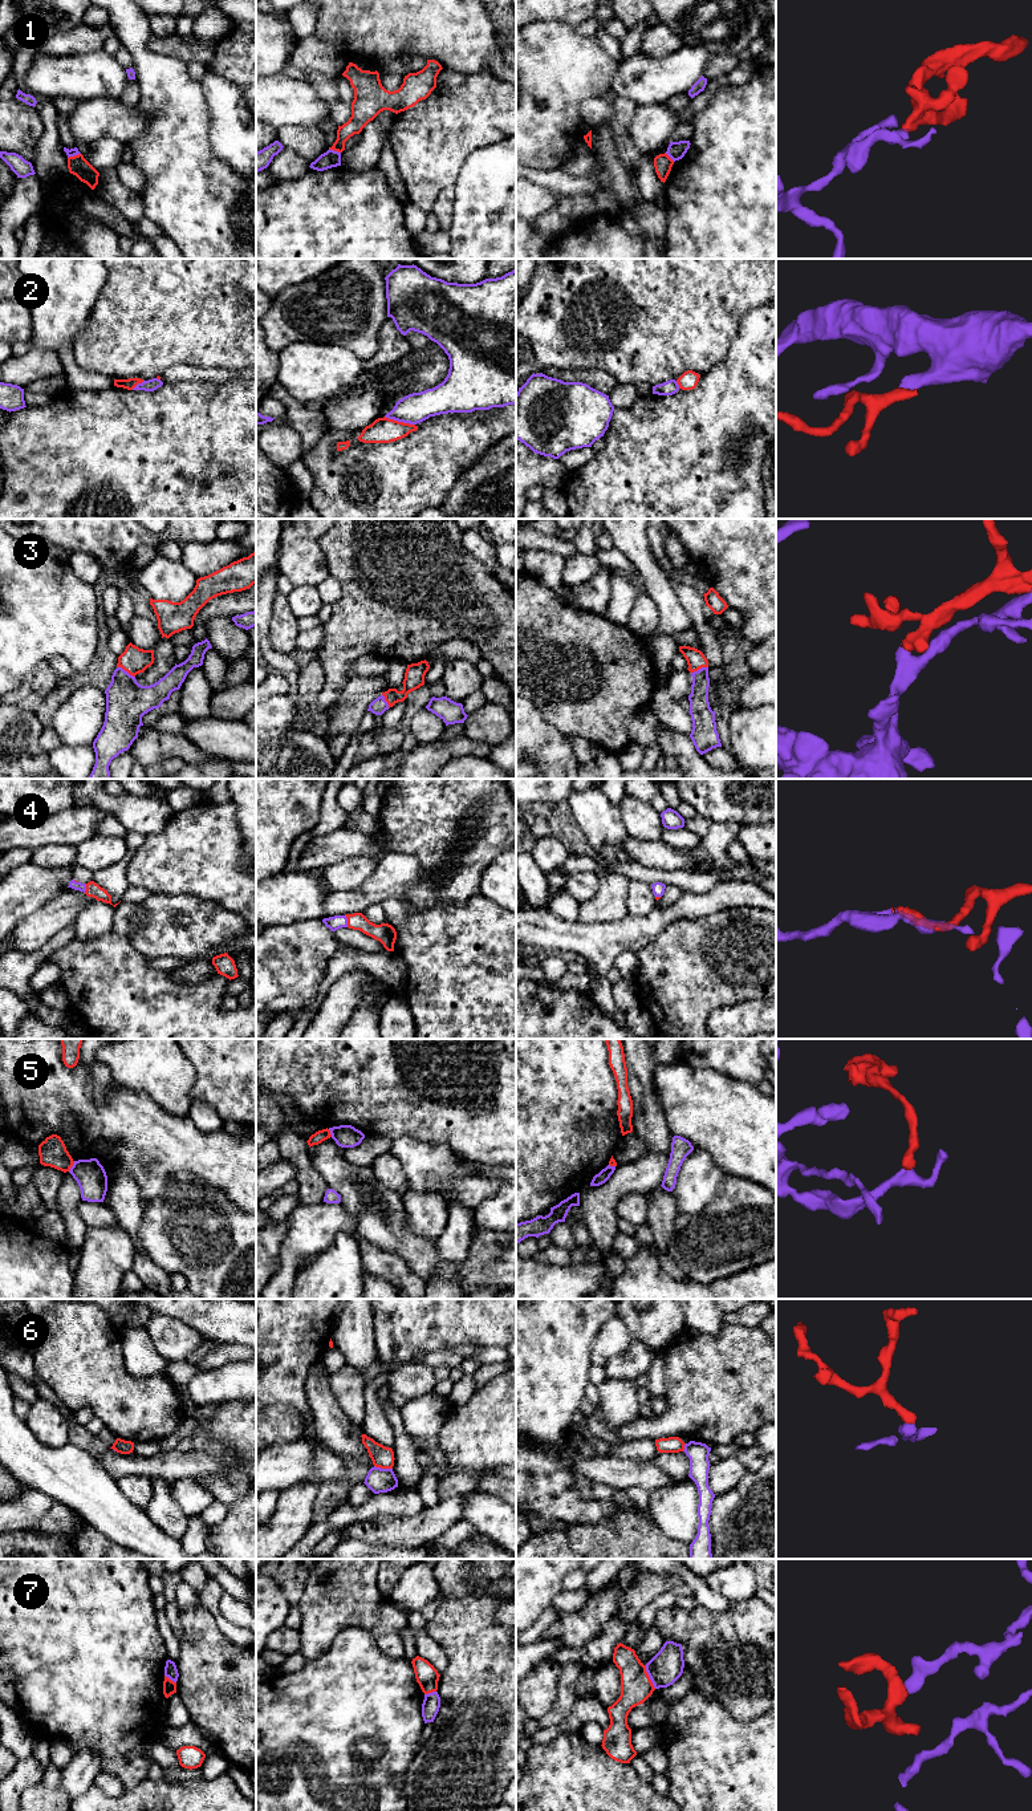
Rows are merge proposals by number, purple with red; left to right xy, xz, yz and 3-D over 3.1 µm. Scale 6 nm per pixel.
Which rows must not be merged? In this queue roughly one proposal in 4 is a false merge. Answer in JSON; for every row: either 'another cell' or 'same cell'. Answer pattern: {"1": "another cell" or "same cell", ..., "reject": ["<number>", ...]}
{"1": "another cell", "2": "another cell", "3": "same cell", "4": "same cell", "5": "another cell", "6": "another cell", "7": "another cell", "reject": ["1", "2", "5", "6", "7"]}

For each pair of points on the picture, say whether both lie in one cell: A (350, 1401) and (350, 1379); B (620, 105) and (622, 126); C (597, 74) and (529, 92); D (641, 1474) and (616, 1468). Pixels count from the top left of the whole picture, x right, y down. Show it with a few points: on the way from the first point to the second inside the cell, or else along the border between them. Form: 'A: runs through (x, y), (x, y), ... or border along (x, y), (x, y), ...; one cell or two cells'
A: runs through (350, 1396), (350, 1384); one cell
B: runs through (622, 110), (622, 121); one cell
C: runs through (580, 74), (560, 74), (547, 88); one cell
D: runs through (634, 1473), (622, 1473); one cell

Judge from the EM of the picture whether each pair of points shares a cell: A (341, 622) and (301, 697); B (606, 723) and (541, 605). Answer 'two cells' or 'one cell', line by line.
A: two cells
B: one cell

